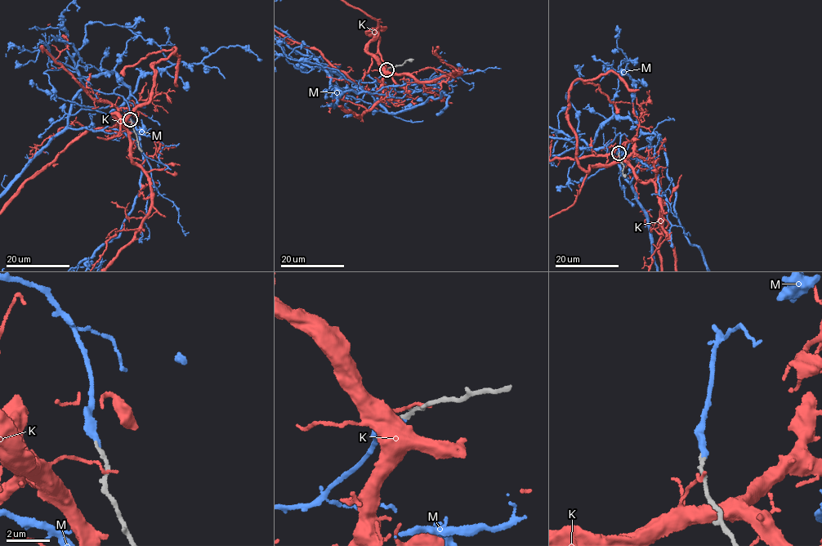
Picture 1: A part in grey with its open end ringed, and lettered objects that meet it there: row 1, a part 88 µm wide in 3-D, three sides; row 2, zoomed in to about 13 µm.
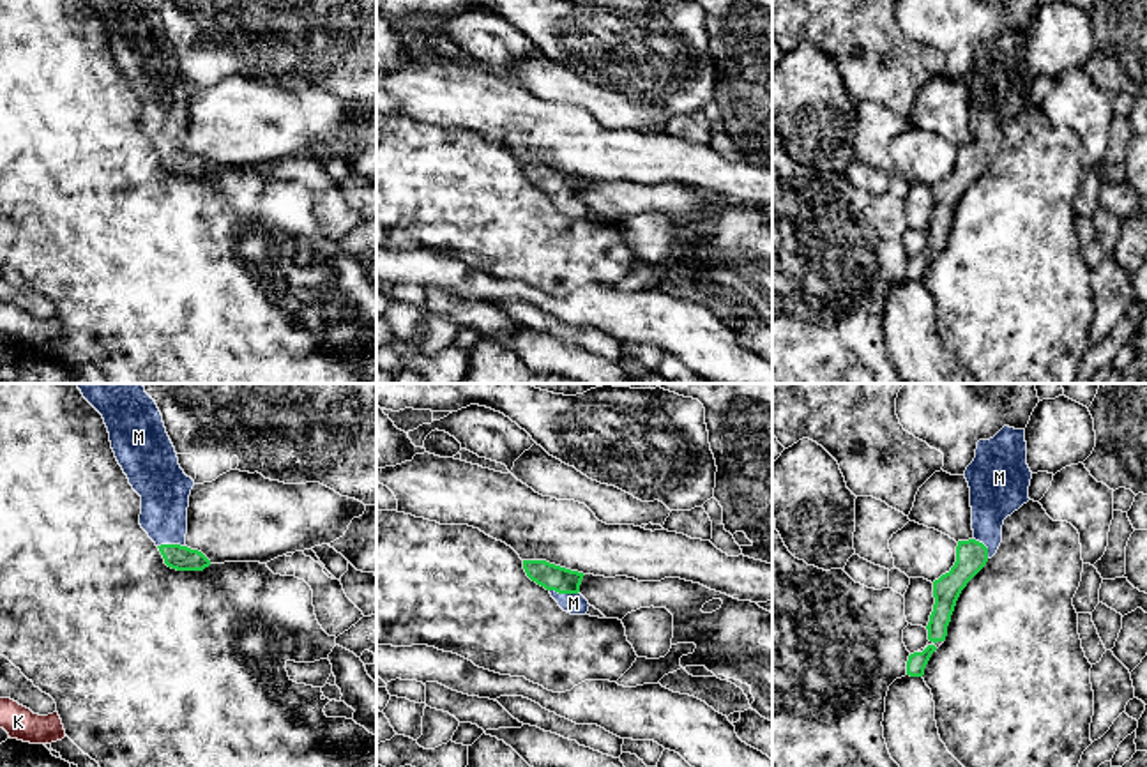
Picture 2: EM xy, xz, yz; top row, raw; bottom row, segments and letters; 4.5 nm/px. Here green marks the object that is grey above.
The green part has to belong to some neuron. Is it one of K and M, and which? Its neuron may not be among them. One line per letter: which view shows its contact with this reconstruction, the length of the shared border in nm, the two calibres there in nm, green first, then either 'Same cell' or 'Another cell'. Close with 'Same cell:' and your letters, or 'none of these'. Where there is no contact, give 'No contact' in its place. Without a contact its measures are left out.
K: No contact. Another cell
M: Touches green in xz. Shared border 140 nm. Thickness 120 nm (green) against 100 nm. Same cell
Same cell: M

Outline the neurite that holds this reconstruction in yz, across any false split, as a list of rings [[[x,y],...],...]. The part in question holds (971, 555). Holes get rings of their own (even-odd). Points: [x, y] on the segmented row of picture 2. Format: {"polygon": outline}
{"polygon": [[[1004,426],[993,438],[979,440],[963,475],[970,488],[974,537],[958,541],[954,566],[933,581],[935,604],[926,626],[933,643],[946,640],[961,590],[997,553],[1004,520],[1030,500],[1025,429]]]}

